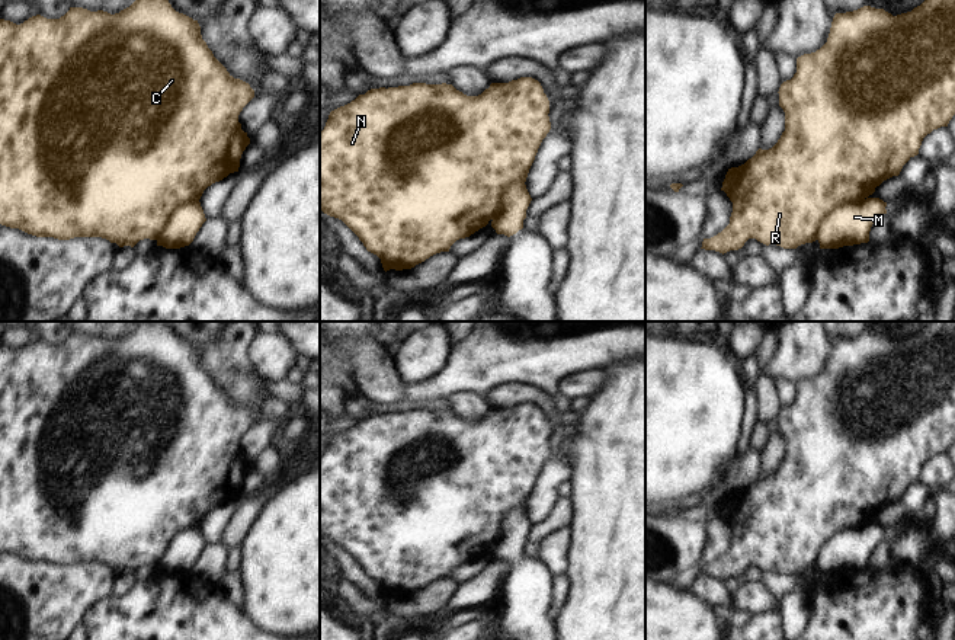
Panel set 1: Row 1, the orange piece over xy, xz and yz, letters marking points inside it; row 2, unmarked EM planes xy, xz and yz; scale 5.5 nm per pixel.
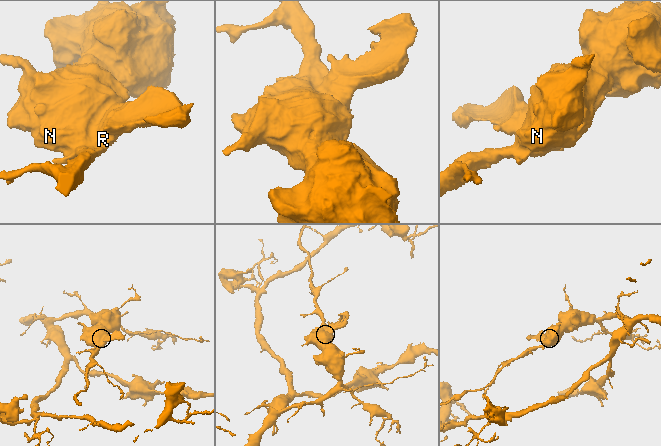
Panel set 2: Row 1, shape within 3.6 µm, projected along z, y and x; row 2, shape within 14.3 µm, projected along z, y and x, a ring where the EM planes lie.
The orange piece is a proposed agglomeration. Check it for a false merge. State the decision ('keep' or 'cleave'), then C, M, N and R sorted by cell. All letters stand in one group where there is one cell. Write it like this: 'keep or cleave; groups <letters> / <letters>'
cleave; groups C N R / M

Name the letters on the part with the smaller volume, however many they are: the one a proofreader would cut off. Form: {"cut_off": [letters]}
{"cut_off": ["M"]}

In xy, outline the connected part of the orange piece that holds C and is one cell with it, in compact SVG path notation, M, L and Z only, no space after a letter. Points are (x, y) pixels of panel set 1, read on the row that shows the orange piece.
M135 0L115 15L70 7L60 19L36 15L20 25L0 19L0 224L58 240L102 237L119 247L134 247L144 239L157 240L174 209L199 201L208 186L238 172L241 154L250 144L238 115L253 97L250 84L234 79L214 57L198 20L176 12L169 0Z

